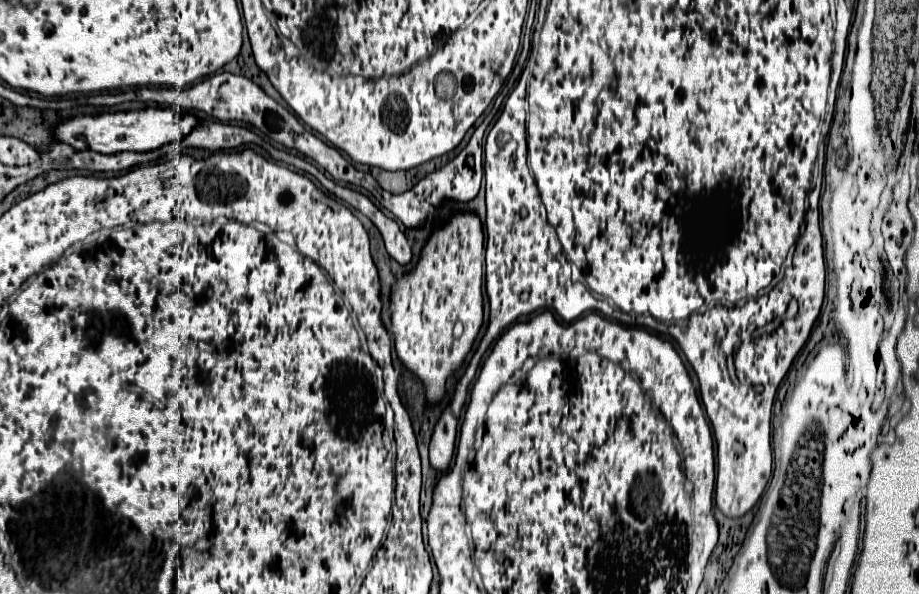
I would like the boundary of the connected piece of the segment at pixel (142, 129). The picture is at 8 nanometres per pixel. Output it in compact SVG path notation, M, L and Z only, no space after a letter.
M142 109L142 111L128 111L128 113L102 113L102 115L86 115L74 117L60 123L54 131L58 141L72 145L74 149L90 149L104 155L114 155L122 151L146 153L160 149L166 143L176 143L186 139L196 127L200 119L186 111L172 111L172 109Z

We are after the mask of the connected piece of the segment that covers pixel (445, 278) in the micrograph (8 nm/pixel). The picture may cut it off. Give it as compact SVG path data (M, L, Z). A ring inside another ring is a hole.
M458 213L450 221L432 233L416 269L404 277L398 277L392 287L392 331L396 339L396 353L402 363L426 385L428 401L440 401L446 391L448 377L464 363L474 339L482 325L482 275L484 275L484 233L480 219L472 213ZM456 321L462 323L462 335L454 335Z

